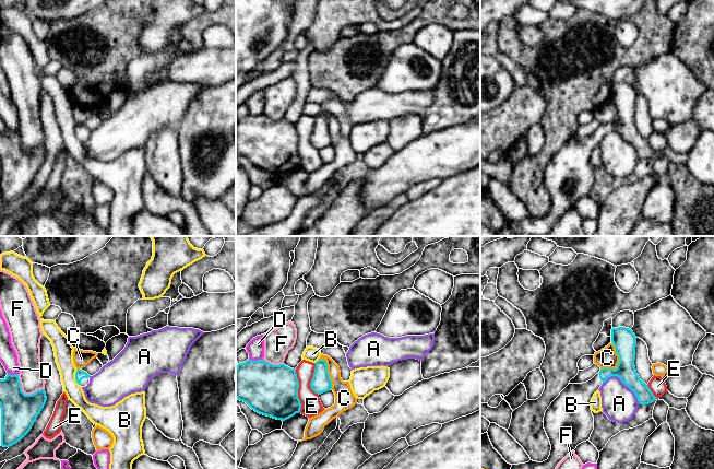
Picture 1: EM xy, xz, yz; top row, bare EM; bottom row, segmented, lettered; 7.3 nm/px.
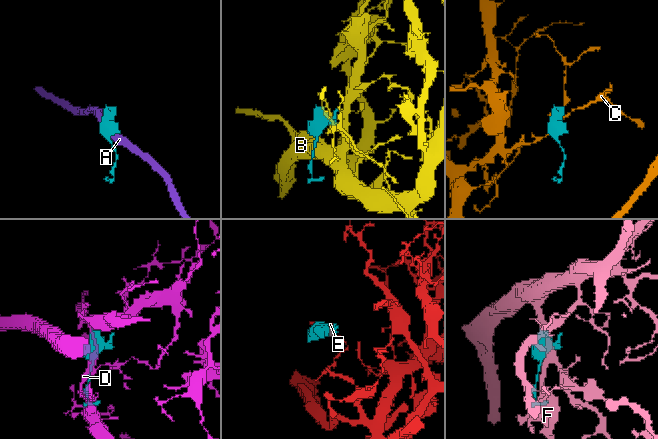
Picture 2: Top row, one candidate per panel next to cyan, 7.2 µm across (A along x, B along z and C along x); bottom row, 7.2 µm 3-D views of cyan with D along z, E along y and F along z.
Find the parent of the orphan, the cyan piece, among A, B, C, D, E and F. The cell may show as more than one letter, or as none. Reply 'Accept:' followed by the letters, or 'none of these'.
Accept: none of these

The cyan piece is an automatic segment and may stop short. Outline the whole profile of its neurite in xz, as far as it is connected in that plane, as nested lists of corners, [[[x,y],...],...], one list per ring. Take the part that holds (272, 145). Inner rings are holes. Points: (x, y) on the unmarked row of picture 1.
[[[247,115],[236,122],[236,153],[260,169],[285,176],[299,168],[301,159],[298,143],[296,126],[284,118],[273,120],[265,115]]]

